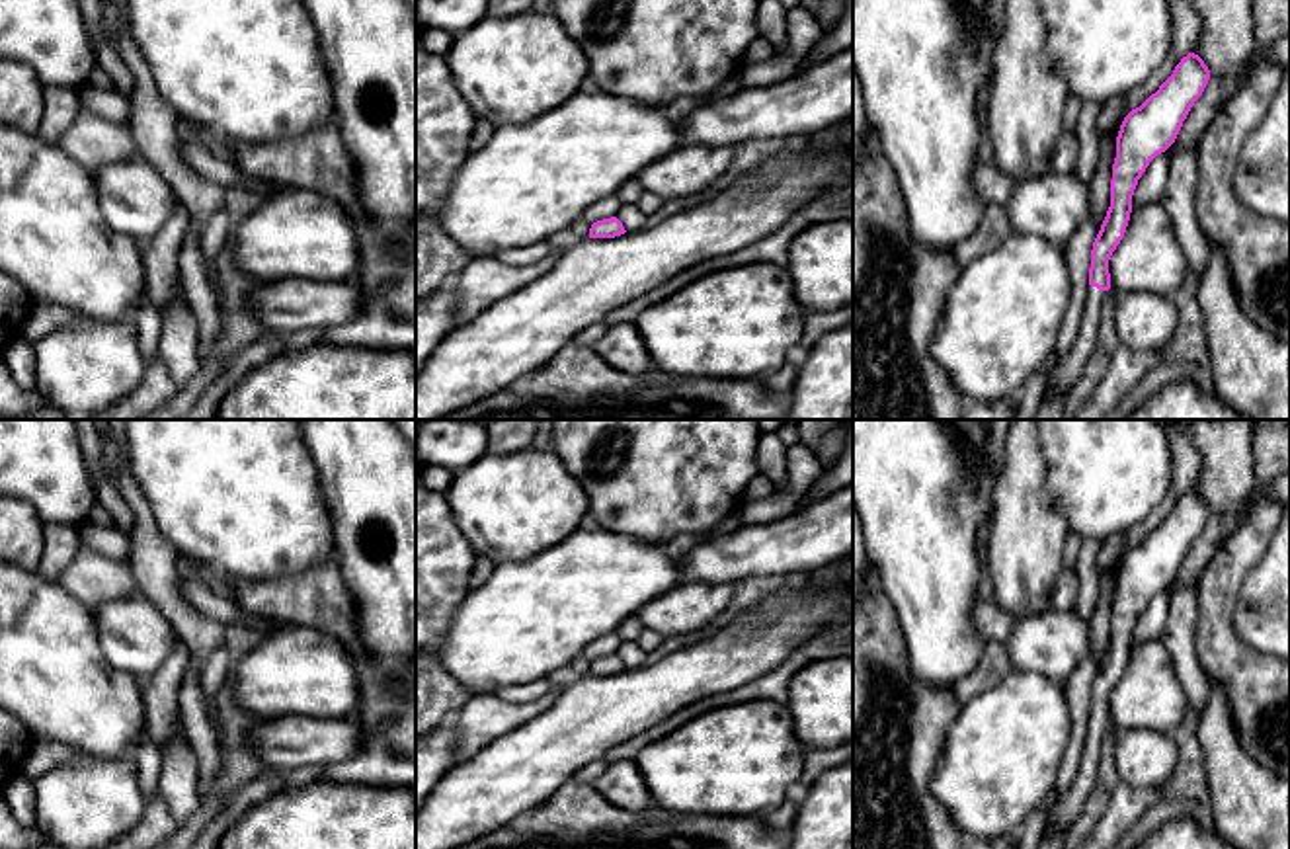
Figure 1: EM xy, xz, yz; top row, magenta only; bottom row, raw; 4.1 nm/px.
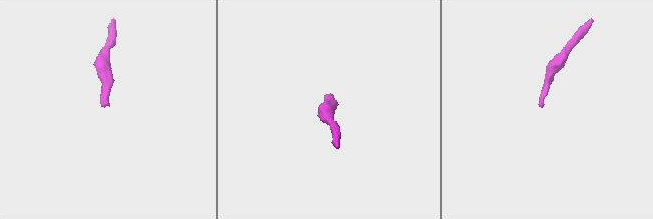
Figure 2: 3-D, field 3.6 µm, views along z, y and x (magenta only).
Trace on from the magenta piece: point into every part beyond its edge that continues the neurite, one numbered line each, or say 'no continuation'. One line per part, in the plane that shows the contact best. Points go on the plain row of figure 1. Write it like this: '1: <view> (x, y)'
1: yz (1066, 810)

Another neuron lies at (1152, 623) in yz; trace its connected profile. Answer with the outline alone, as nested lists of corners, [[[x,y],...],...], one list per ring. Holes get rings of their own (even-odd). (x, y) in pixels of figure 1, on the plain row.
[[[1253,494],[1231,513],[1210,513],[1202,533],[1194,539],[1187,556],[1183,558],[1175,580],[1165,589],[1157,591],[1138,617],[1132,632],[1132,646],[1138,646],[1146,640],[1163,638],[1169,621],[1171,589],[1177,586],[1196,587],[1200,574],[1208,566],[1212,554],[1237,529],[1241,517],[1251,507],[1251,502]]]

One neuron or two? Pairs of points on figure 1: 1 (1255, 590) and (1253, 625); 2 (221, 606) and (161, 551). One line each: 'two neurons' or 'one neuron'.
1: one neuron
2: two neurons

